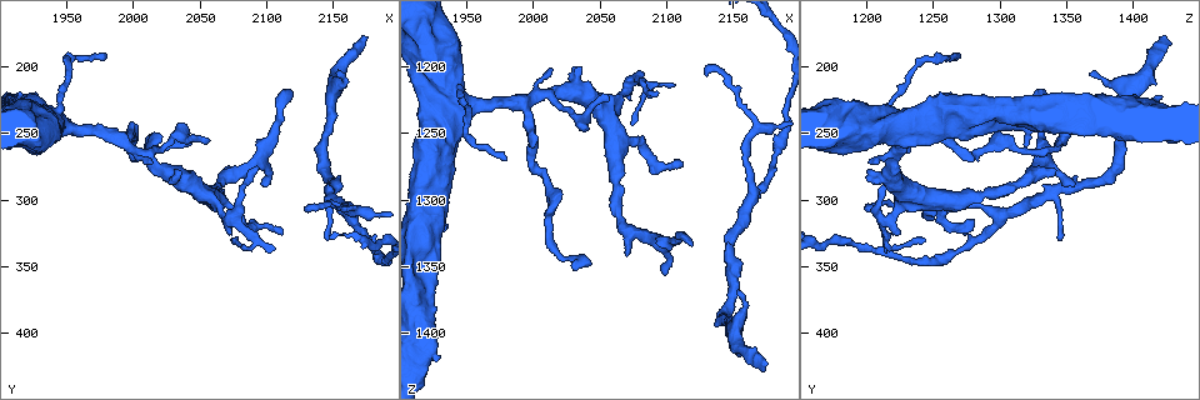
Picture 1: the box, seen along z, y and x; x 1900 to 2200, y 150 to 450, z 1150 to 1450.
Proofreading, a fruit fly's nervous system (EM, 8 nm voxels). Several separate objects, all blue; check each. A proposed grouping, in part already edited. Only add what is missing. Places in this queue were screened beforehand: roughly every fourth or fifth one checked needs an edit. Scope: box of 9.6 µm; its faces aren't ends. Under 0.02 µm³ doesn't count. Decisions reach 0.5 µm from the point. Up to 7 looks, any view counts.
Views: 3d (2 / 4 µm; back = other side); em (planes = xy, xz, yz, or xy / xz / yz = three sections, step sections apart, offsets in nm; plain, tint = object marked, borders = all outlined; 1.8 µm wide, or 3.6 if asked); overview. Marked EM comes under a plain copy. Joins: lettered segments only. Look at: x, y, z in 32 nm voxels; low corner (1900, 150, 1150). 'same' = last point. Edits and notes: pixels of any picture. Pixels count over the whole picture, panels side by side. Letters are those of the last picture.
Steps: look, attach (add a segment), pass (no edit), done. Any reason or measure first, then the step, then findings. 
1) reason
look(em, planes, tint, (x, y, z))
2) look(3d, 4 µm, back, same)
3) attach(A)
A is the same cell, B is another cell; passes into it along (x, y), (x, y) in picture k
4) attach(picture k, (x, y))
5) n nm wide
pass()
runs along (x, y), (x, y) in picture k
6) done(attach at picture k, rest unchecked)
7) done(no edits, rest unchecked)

look(3d, 2 µm, (1928, 222, 1422))

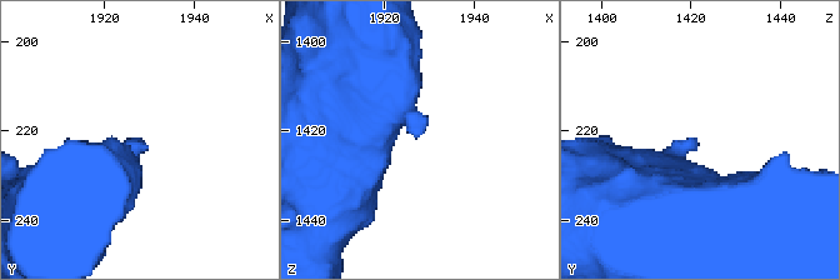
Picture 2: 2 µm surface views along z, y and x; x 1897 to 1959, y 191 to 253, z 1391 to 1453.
look(em, planes, tint, (1927, 223, 1420))

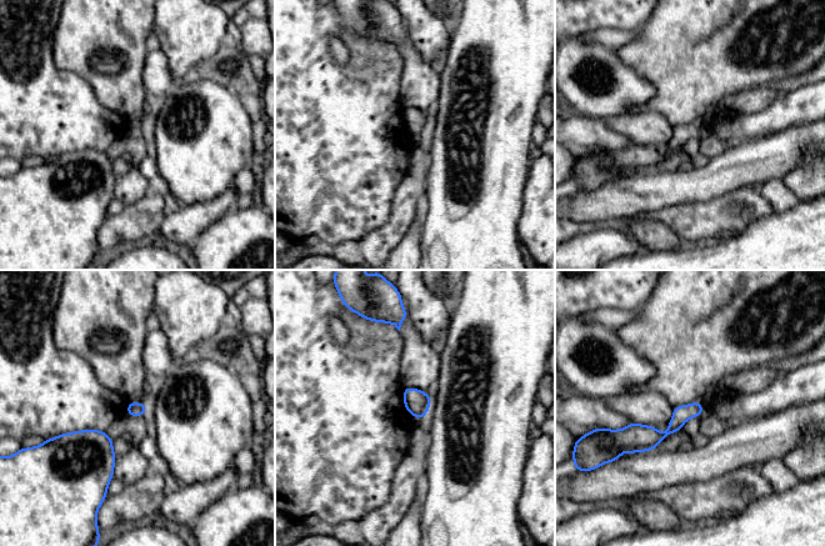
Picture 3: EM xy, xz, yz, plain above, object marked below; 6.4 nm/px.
look(em, planes, borders, same)

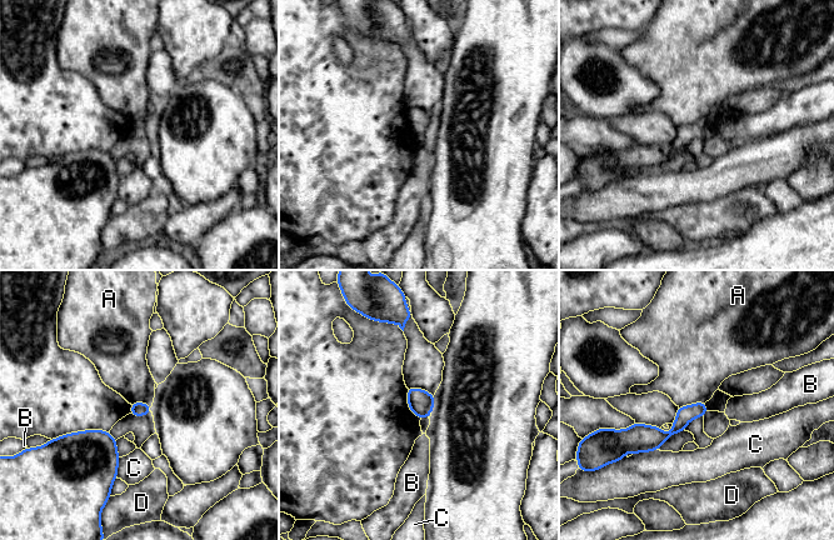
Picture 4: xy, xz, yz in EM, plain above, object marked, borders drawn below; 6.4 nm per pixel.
C touches over 220 nm
pass()
A, B, C and D are other cells; no lettered segment goes on from it

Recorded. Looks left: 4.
an open end
look(3d, 2 µm, back, (2096, 288, 1356))

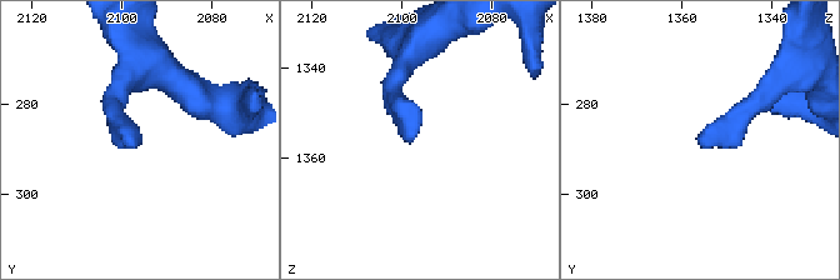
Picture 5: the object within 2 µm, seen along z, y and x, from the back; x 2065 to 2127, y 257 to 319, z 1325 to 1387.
look(em, yz, step 8, borders, (2097, 289, 1356))

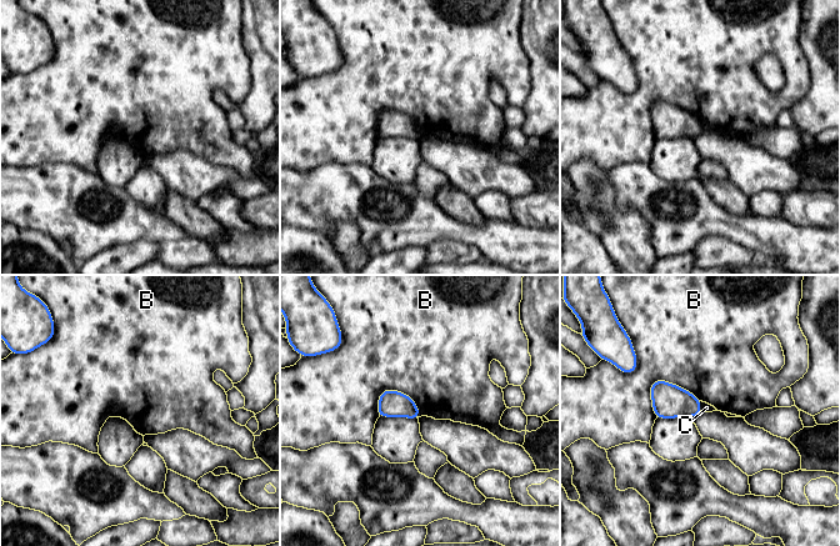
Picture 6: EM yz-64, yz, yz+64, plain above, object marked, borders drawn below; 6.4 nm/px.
another direction
look(em, planes, borders, same)

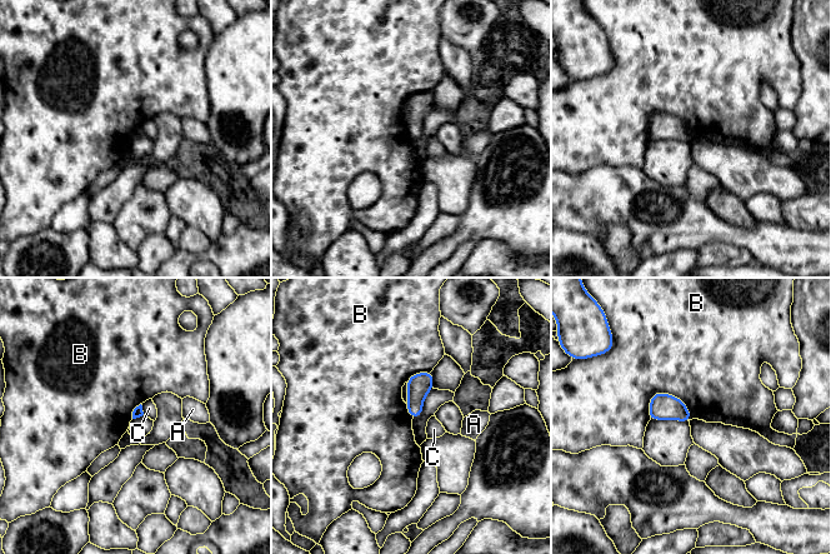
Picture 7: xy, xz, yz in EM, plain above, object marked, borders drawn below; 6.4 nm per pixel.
pass()
A, B and C are other cells; border along (650, 397), (677, 397), (691, 419) in picture 7; no lettered segment goes on from it

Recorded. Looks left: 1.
branch stops here
look(em, planes, borders, (2174, 180, 1424))

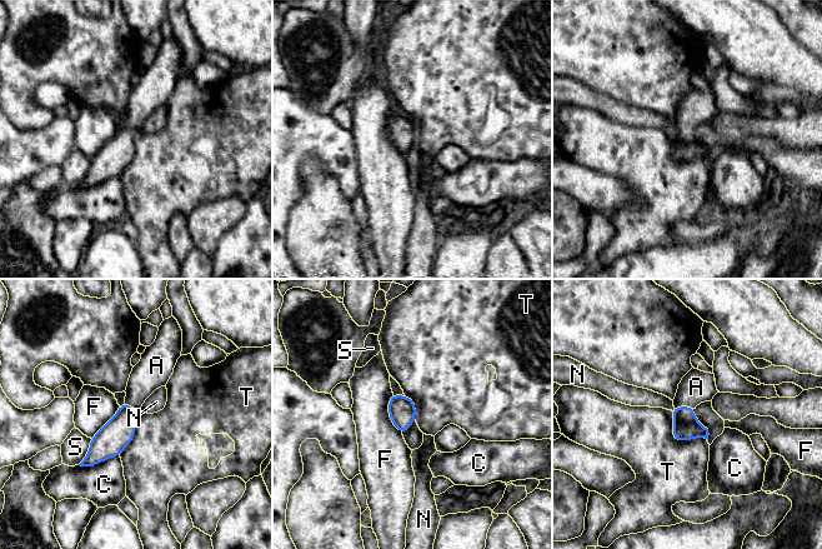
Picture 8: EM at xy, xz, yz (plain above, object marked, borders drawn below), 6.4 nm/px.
attach(A)
A is the same cell, C, F, N, S and T are other cells; passes into it along (686, 427), (685, 407), (696, 387) in picture 8; the neuron continues

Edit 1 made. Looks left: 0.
done(attach at picture 8, rest unchecked)

